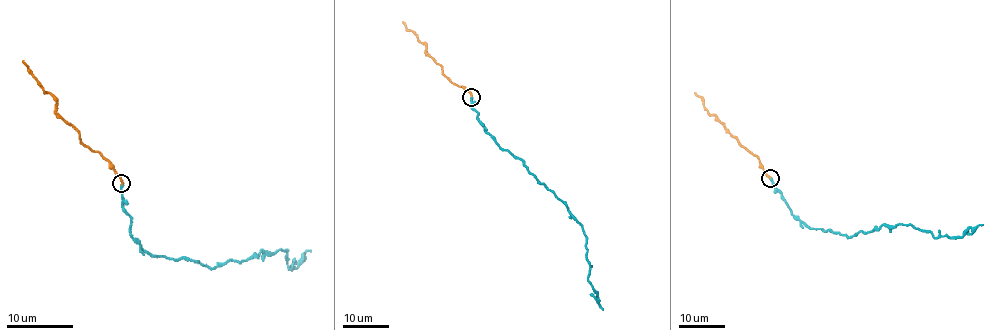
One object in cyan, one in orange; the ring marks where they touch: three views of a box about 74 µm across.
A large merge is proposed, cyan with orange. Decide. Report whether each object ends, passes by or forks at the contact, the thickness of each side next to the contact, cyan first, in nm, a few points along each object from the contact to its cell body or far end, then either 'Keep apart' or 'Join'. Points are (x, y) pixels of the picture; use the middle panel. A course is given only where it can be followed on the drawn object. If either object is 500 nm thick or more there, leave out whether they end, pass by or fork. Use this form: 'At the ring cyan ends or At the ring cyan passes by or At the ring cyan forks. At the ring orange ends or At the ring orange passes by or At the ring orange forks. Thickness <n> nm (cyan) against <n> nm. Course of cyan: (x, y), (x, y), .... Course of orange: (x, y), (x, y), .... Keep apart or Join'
At the ring cyan ends. At the ring orange ends. Thickness 240 nm (cyan) against 240 nm. Course of cyan: (471, 97), (472, 107), (489, 135), (518, 157), (582, 227), (590, 270), (588, 281), (603, 310). Course of orange: (471, 97), (467, 90), (443, 73), (442, 67), (426, 52), (426, 45), (402, 22). Join

